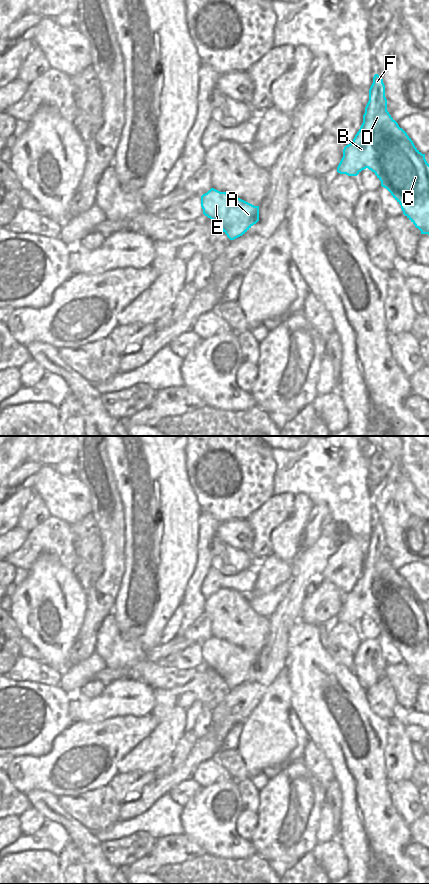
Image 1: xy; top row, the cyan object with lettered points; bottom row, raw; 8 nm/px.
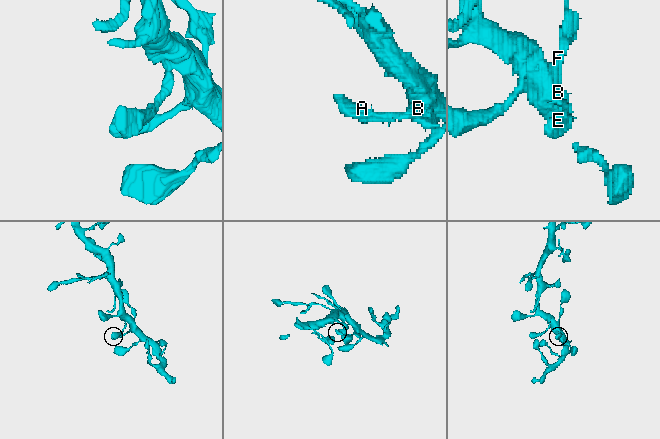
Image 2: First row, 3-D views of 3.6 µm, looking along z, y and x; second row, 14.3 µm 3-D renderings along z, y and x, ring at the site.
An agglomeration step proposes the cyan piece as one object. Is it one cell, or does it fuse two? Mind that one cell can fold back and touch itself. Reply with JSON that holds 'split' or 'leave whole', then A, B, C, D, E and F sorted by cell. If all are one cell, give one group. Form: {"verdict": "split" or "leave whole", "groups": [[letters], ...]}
{"verdict": "leave whole", "groups": [["A", "B", "C", "D", "E", "F"]]}

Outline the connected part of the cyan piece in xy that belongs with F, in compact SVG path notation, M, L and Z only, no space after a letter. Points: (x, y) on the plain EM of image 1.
M375 522L369 537L369 549L365 555L363 571L353 589L343 597L343 605L337 620L357 624L368 616L375 621L393 646L401 653L403 662L421 679L429 683L429 612L407 581L387 559L385 533Z

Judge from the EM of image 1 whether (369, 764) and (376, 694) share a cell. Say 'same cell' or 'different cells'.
different cells

